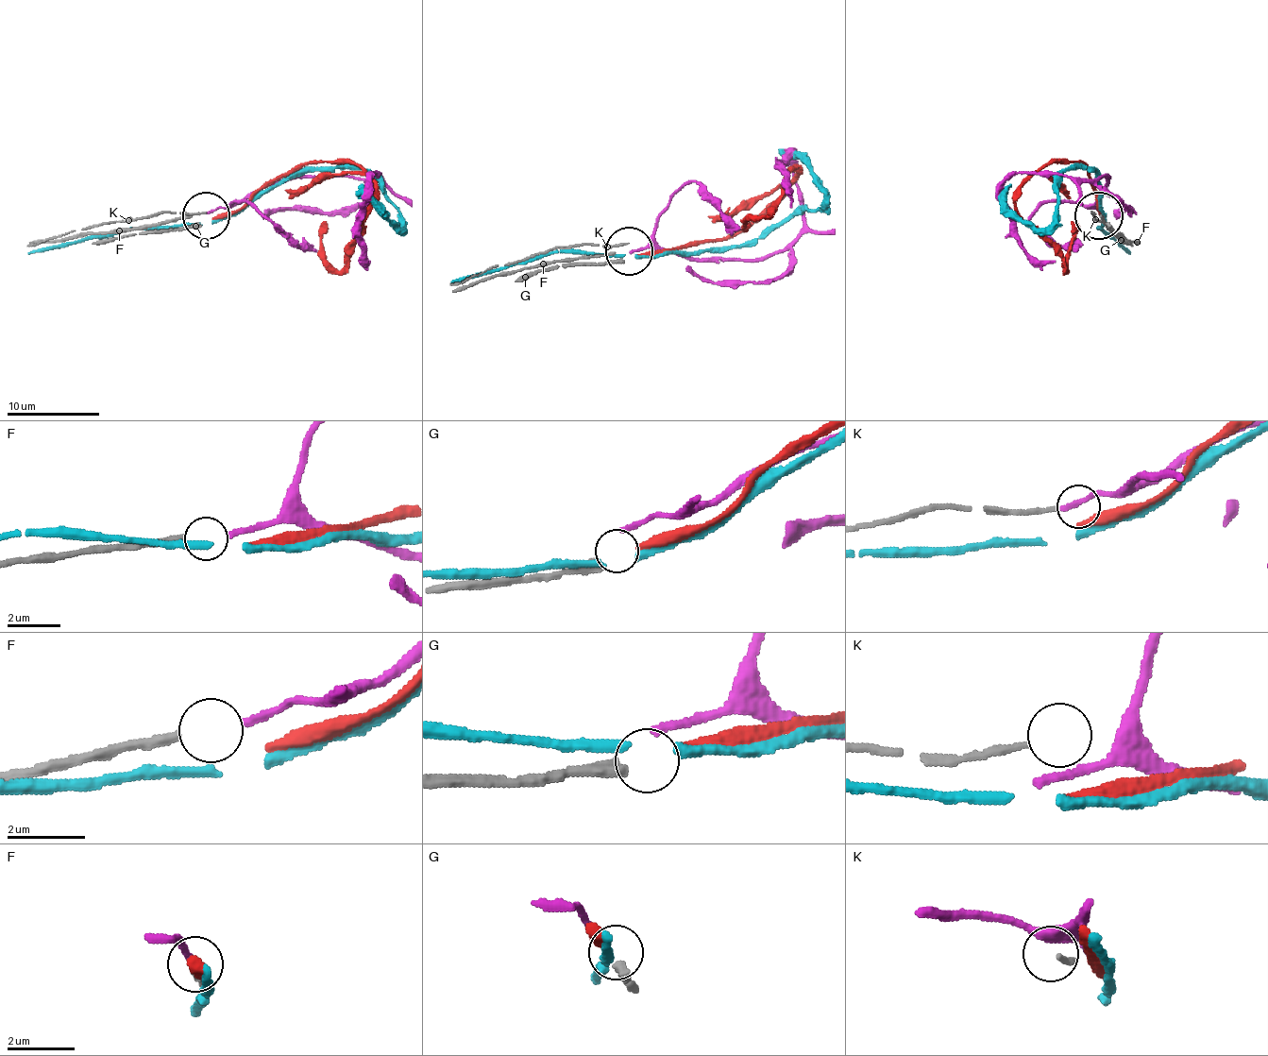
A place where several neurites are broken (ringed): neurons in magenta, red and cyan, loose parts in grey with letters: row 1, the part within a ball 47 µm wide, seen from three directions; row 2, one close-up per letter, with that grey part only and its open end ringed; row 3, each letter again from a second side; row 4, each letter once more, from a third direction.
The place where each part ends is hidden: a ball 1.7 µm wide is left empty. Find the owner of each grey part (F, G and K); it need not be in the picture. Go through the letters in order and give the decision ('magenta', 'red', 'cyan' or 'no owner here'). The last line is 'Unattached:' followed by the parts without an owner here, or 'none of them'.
F: no owner here
G: red
K: no owner here
Unattached: F, K

